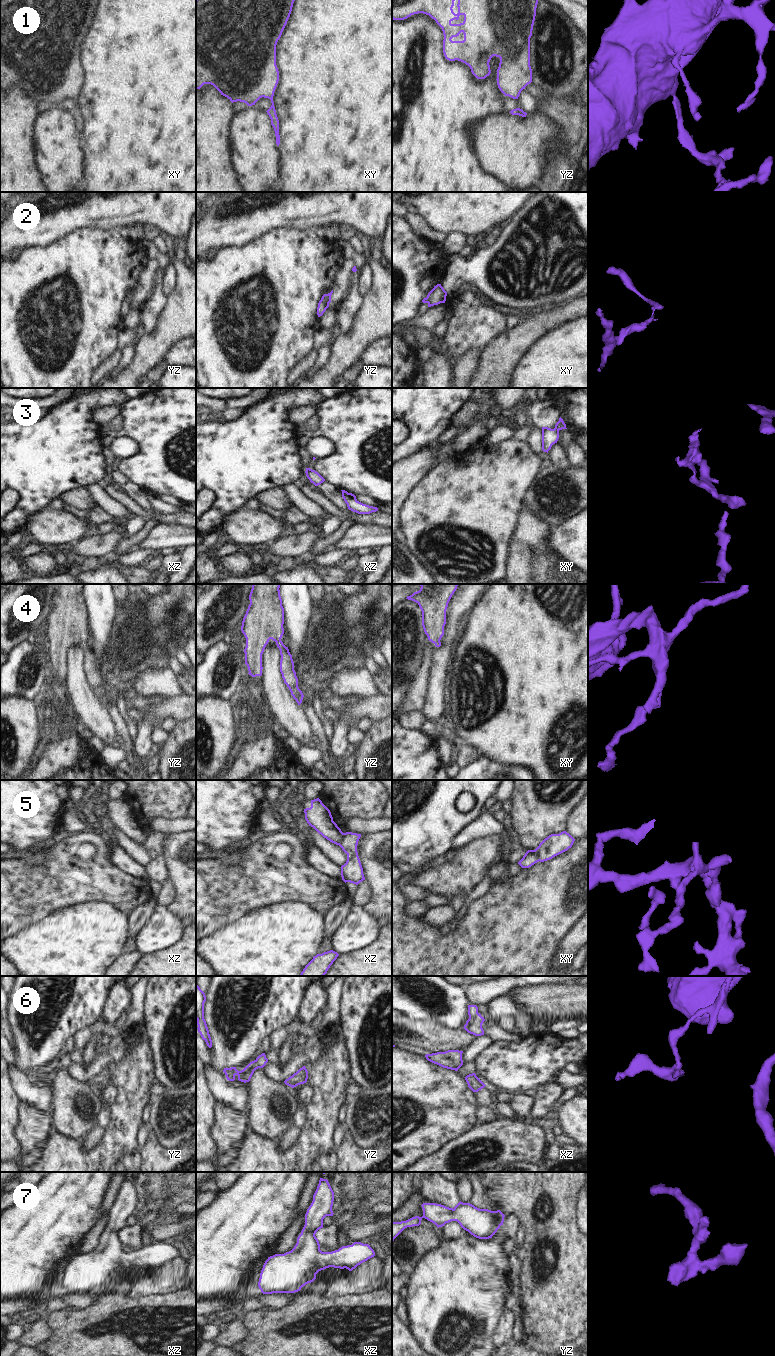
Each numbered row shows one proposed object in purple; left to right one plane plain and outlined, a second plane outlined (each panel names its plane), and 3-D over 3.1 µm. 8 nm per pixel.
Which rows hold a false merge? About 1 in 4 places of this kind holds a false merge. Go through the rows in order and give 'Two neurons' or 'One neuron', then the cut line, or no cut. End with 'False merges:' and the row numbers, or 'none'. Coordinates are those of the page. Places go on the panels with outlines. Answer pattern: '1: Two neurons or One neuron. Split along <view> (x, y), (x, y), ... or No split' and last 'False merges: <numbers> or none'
1: One neuron. No split
2: Two neurons. Split along yz (330, 293), (328, 302)
3: One neuron. No split
4: One neuron. No split
5: Two neurons. Split along xz (343, 833), (343, 837), (338, 844)
6: One neuron. No split
7: One neuron. No split
False merges: 2, 5

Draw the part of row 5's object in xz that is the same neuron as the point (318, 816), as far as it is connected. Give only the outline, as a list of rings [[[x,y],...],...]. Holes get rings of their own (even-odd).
[[[317,798],[311,800],[311,807],[304,809],[305,819],[309,826],[330,842],[339,845],[343,832],[333,821],[330,810]]]

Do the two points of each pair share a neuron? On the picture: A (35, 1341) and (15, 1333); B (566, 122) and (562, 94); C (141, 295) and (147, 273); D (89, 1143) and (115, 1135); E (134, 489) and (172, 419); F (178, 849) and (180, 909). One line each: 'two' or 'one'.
A: two
B: one
C: one
D: two
E: two
F: one

